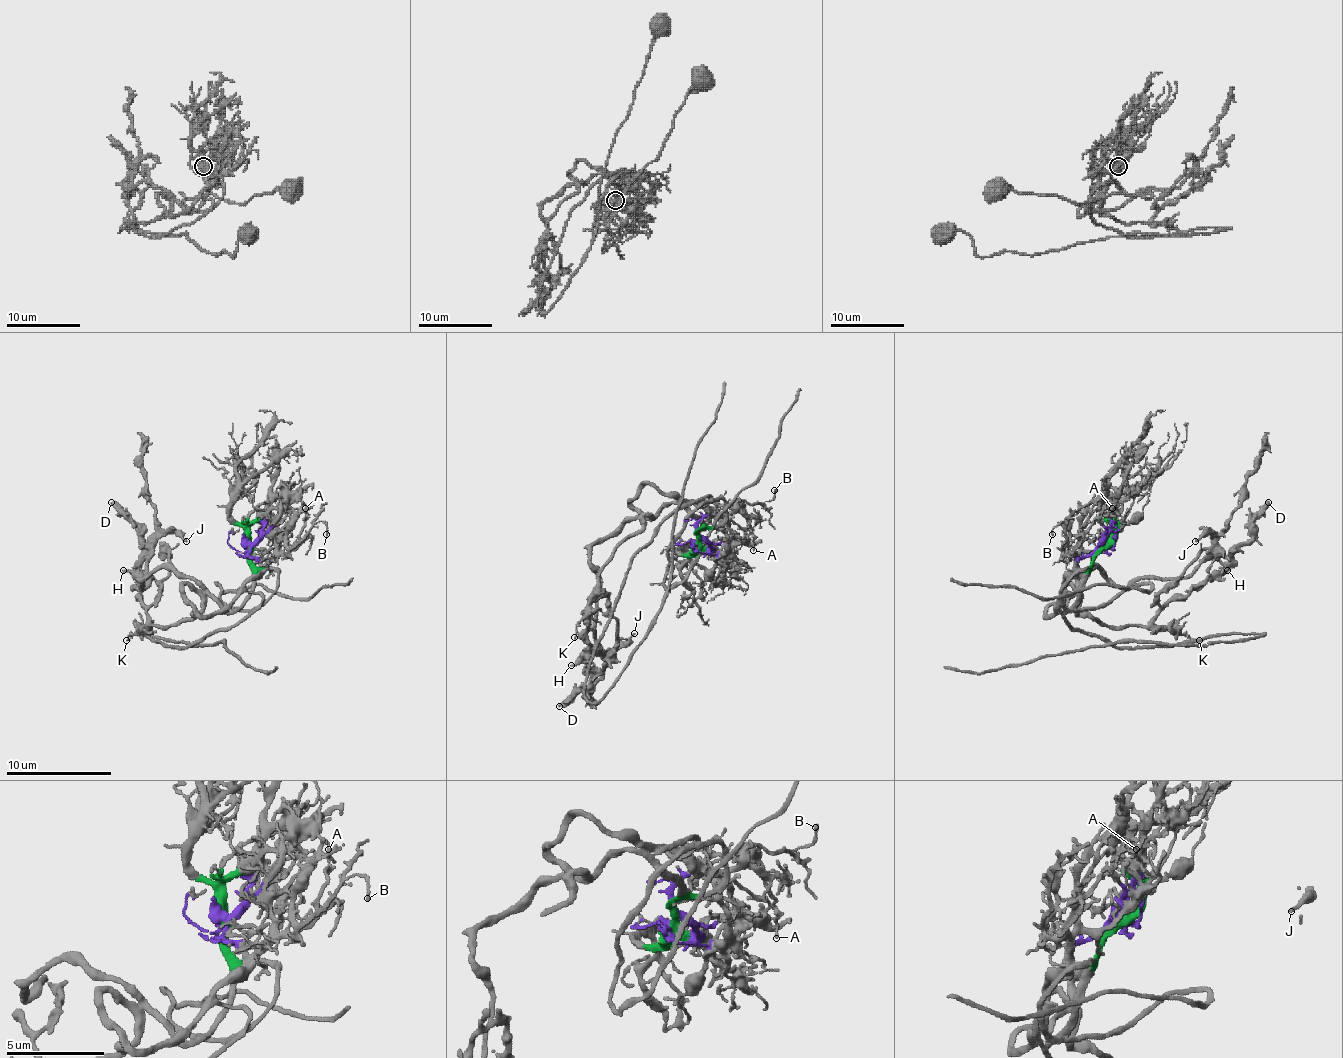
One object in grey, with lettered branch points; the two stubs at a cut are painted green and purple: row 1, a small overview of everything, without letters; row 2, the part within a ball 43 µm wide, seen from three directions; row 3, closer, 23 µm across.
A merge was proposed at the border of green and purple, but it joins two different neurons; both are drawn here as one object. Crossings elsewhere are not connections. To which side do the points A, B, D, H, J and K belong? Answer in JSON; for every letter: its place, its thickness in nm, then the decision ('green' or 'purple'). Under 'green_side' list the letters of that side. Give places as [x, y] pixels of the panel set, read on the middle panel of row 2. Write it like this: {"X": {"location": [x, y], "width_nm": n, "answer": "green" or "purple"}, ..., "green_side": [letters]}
{"A": {"location": [753, 550], "width_nm": 140, "answer": "purple"}, "B": {"location": [774, 490], "width_nm": 110, "answer": "purple"}, "D": {"location": [559, 706], "width_nm": 340, "answer": "green"}, "H": {"location": [571, 665], "width_nm": 240, "answer": "purple"}, "J": {"location": [634, 633], "width_nm": 190, "answer": "green"}, "K": {"location": [574, 637], "width_nm": 120, "answer": "purple"}, "green_side": ["D", "J"]}

